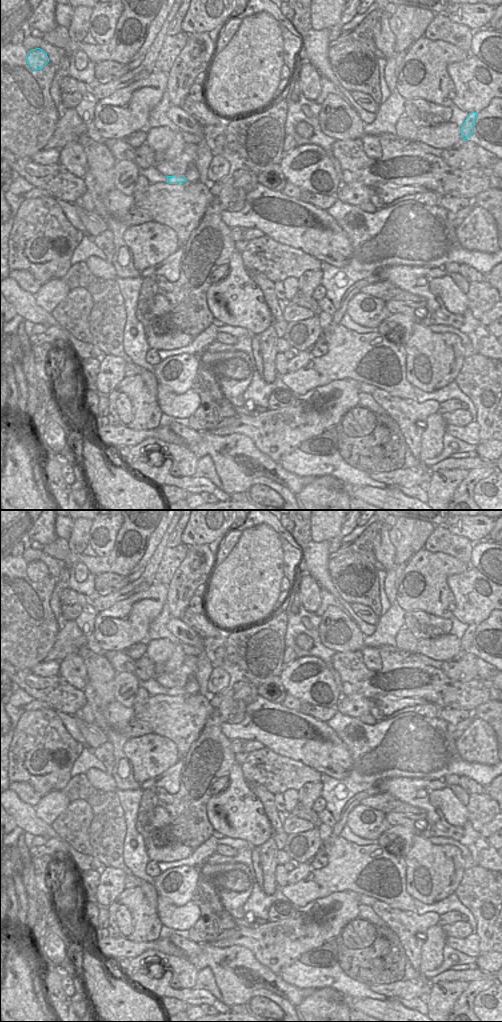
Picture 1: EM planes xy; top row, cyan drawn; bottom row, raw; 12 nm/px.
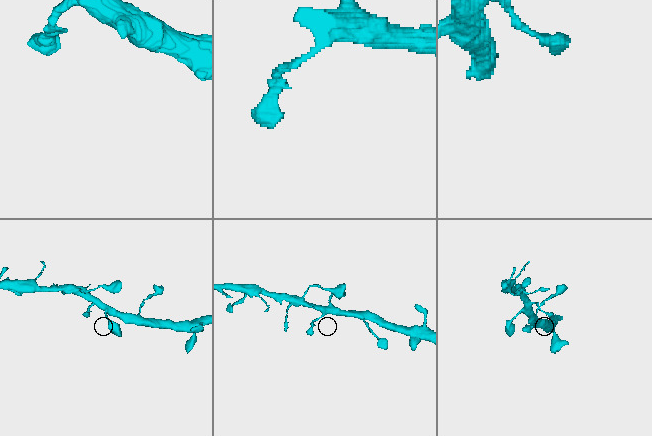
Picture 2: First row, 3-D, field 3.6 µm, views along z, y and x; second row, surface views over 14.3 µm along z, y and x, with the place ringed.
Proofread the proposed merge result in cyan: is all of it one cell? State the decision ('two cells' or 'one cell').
one cell

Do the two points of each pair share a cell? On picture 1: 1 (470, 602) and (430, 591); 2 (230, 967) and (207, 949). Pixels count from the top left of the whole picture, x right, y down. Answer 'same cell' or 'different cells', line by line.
1: different cells
2: same cell

